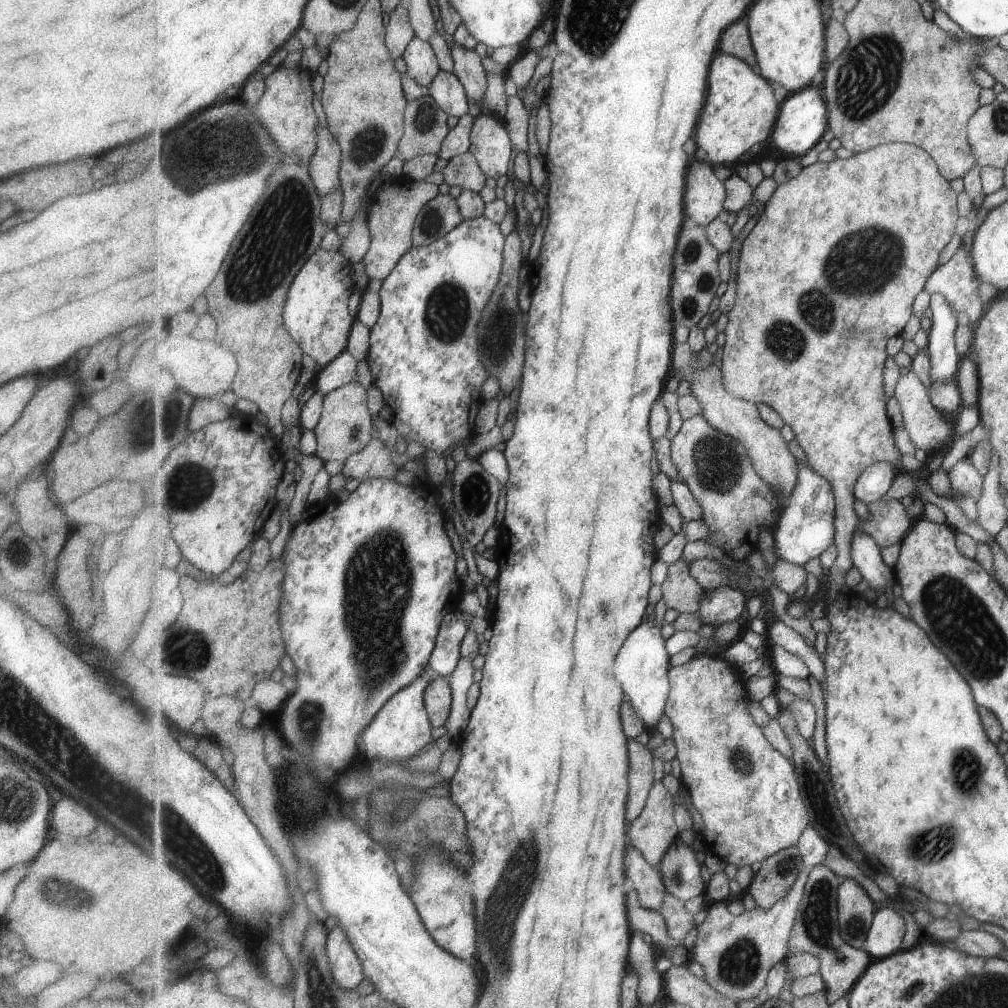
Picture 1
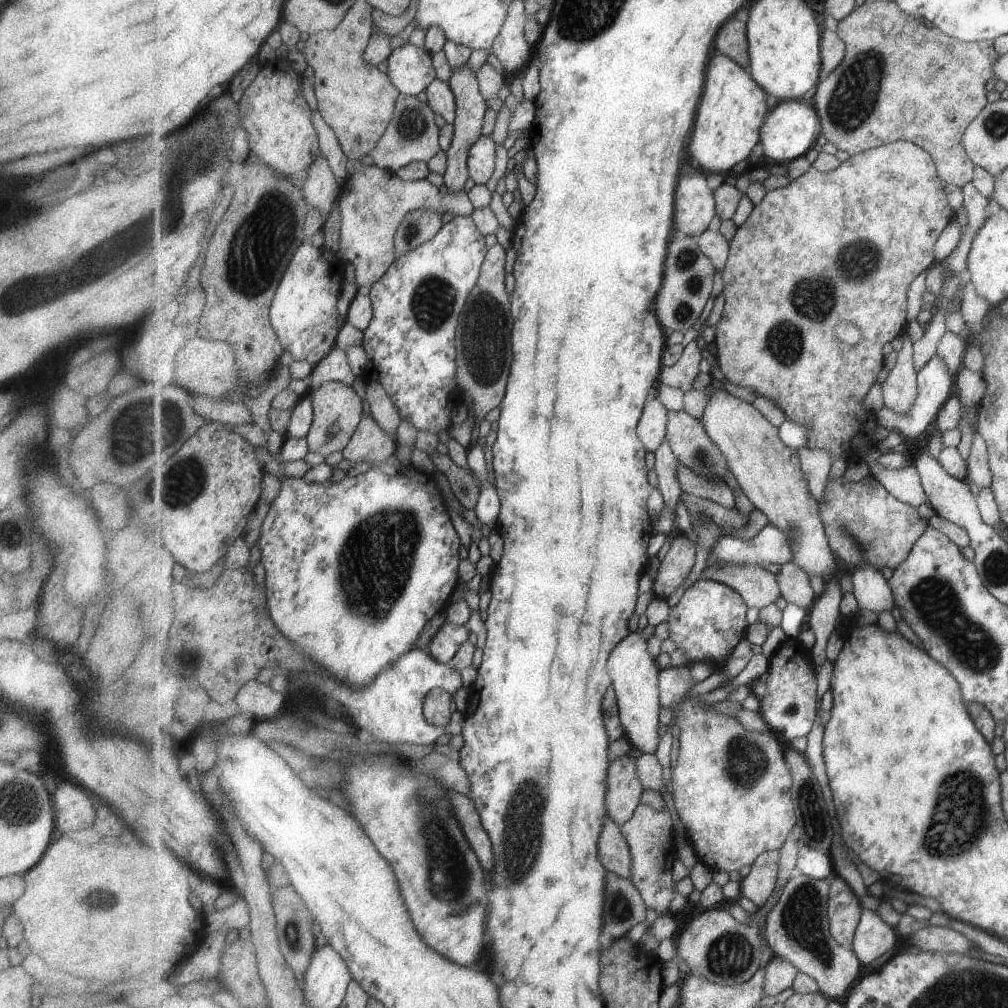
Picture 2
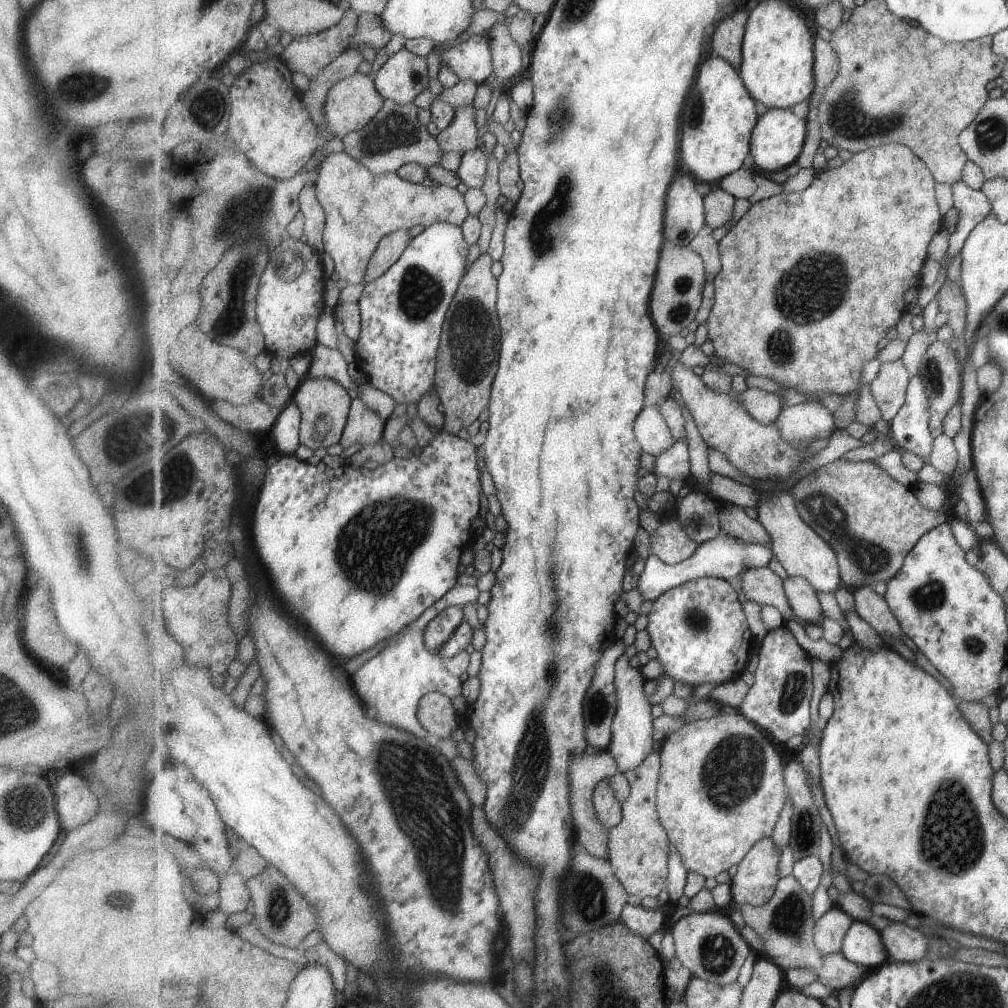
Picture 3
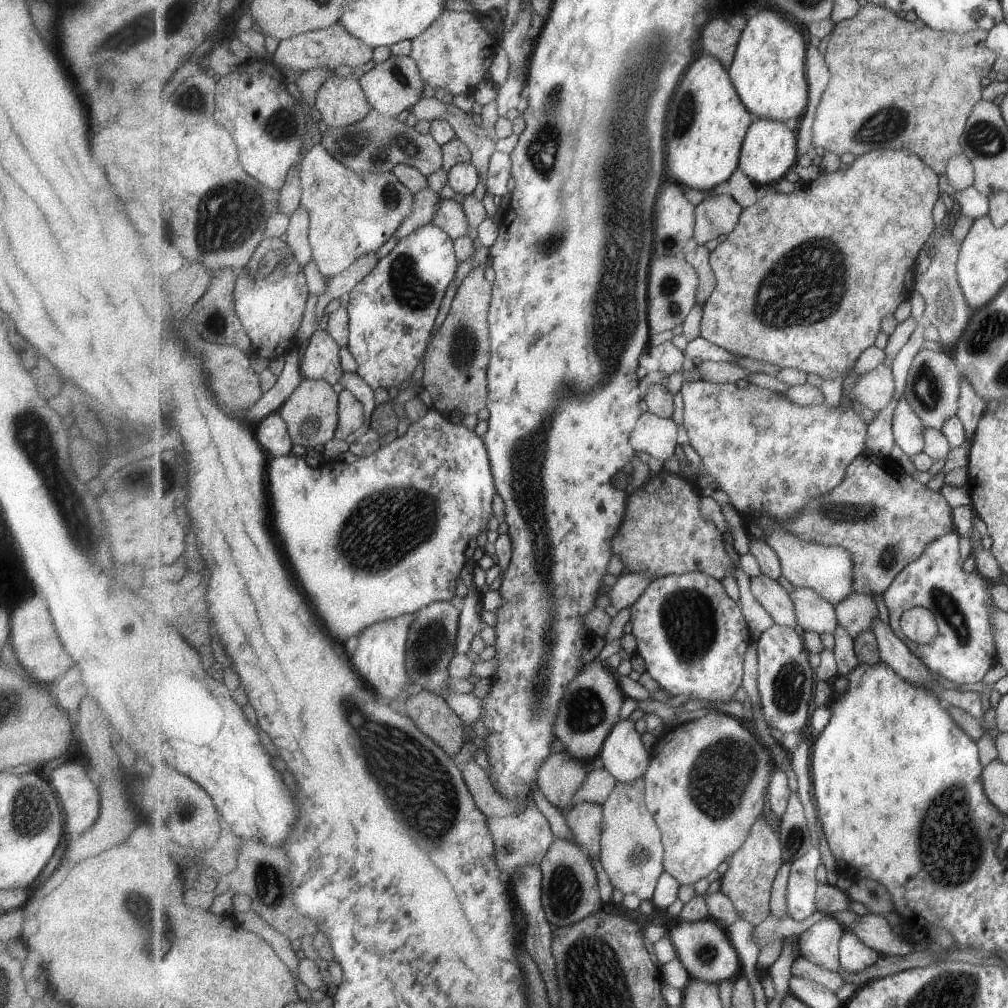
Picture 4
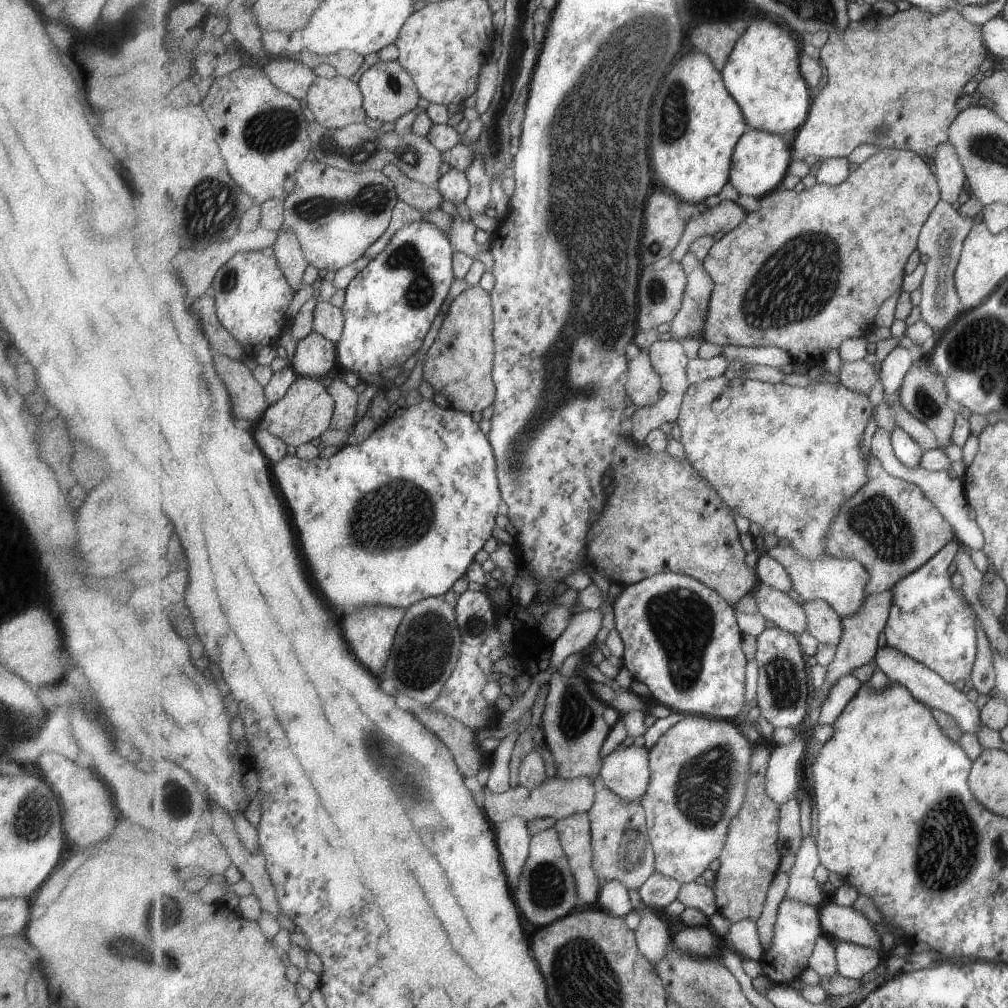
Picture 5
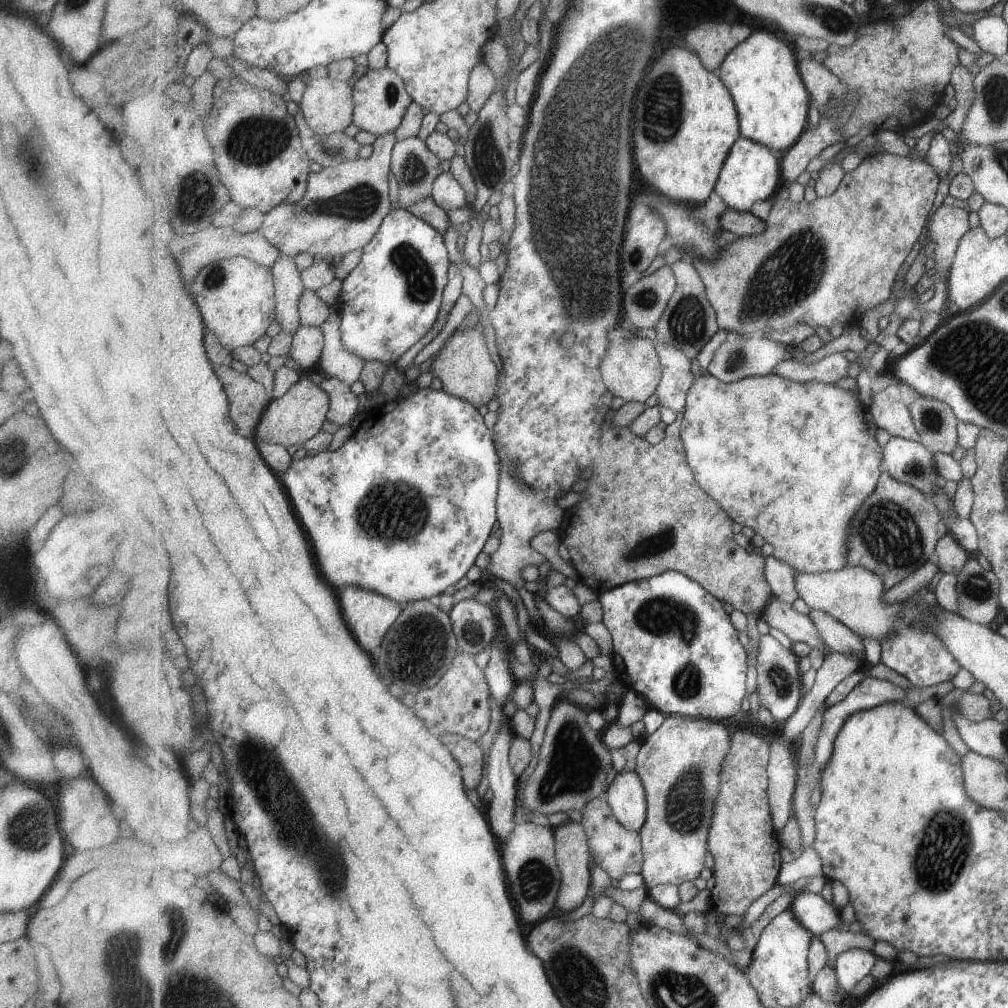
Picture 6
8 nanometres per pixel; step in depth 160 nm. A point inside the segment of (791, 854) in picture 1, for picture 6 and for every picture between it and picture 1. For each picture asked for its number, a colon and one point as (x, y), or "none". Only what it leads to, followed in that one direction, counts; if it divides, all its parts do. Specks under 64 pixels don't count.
2: (762, 880)
3: (756, 881)
4: (751, 878)
5: (751, 858)
6: (746, 847)

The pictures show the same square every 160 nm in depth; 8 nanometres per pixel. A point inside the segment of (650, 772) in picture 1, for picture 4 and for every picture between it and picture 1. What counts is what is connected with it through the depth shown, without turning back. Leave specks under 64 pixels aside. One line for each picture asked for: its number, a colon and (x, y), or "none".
2: (625, 788)
3: (608, 809)
4: (586, 821)

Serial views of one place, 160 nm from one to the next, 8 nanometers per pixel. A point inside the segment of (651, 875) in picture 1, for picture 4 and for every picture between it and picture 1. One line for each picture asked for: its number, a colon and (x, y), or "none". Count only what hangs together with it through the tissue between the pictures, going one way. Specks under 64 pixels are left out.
2: (615, 850)
3: (585, 772)
4: (560, 777)

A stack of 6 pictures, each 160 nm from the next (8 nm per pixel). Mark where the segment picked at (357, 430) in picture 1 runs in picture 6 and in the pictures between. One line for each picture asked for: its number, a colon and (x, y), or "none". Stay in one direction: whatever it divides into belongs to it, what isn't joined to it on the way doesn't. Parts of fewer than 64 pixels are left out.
2: (338, 409)
3: (324, 404)
4: (312, 413)
5: (306, 411)
6: (297, 417)

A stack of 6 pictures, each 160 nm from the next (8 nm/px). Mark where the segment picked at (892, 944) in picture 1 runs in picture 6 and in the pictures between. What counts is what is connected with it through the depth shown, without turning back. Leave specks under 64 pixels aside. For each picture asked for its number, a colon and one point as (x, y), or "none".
2: (874, 937)
3: (863, 945)
4: (855, 955)
5: (854, 961)
6: (852, 966)

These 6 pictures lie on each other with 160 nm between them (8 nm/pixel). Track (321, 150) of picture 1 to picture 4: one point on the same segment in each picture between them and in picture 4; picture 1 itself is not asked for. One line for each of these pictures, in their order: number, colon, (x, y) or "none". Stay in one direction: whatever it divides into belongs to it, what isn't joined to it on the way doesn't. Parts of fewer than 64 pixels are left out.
2: (321, 189)
3: (315, 215)
4: (298, 235)

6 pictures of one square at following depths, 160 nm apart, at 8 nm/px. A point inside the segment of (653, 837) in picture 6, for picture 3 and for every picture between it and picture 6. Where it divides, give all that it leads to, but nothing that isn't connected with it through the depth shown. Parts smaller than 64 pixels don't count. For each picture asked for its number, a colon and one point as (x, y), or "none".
3: (713, 827)
4: (703, 827)
5: (700, 769)

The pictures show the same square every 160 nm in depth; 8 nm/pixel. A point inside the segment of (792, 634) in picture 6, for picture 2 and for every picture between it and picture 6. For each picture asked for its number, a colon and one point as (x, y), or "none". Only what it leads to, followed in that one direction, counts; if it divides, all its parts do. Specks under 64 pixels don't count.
2: (759, 587)
3: (760, 585)
4: (779, 602)
5: (775, 605)

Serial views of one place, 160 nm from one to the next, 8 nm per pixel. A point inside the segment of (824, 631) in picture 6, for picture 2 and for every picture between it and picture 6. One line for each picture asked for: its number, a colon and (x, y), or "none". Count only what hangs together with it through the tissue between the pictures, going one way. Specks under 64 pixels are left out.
2: (796, 584)
3: (805, 604)
4: (814, 613)
5: (824, 622)

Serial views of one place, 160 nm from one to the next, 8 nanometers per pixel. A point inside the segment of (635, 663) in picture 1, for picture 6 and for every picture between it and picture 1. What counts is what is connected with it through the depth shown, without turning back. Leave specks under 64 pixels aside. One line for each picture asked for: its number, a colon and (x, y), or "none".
2: (636, 677)
3: (633, 728)
4: (624, 755)
5: (626, 770)
6: (626, 794)

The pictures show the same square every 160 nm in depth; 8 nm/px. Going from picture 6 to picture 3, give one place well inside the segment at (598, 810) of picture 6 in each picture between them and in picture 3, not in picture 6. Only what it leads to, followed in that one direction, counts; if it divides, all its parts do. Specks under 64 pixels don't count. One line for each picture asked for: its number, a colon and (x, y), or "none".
3: (639, 848)
4: (632, 854)
5: (623, 850)

